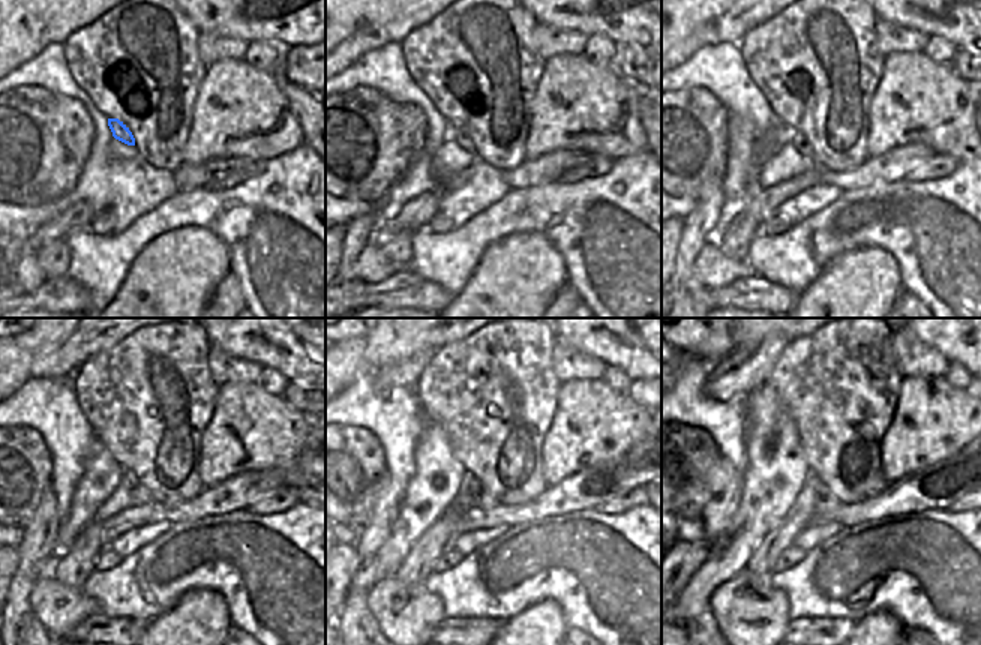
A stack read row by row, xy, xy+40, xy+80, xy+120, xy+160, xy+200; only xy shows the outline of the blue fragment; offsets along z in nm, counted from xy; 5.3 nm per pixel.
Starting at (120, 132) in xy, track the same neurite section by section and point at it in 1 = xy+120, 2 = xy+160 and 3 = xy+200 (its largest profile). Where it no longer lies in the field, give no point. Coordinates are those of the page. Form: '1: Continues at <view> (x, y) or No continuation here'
1: Continues at xy+120 (128, 477)
2: Continues at xy+160 (482, 498)
3: Continues at xy+200 (827, 504).

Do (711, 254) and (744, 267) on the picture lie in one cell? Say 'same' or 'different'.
same

